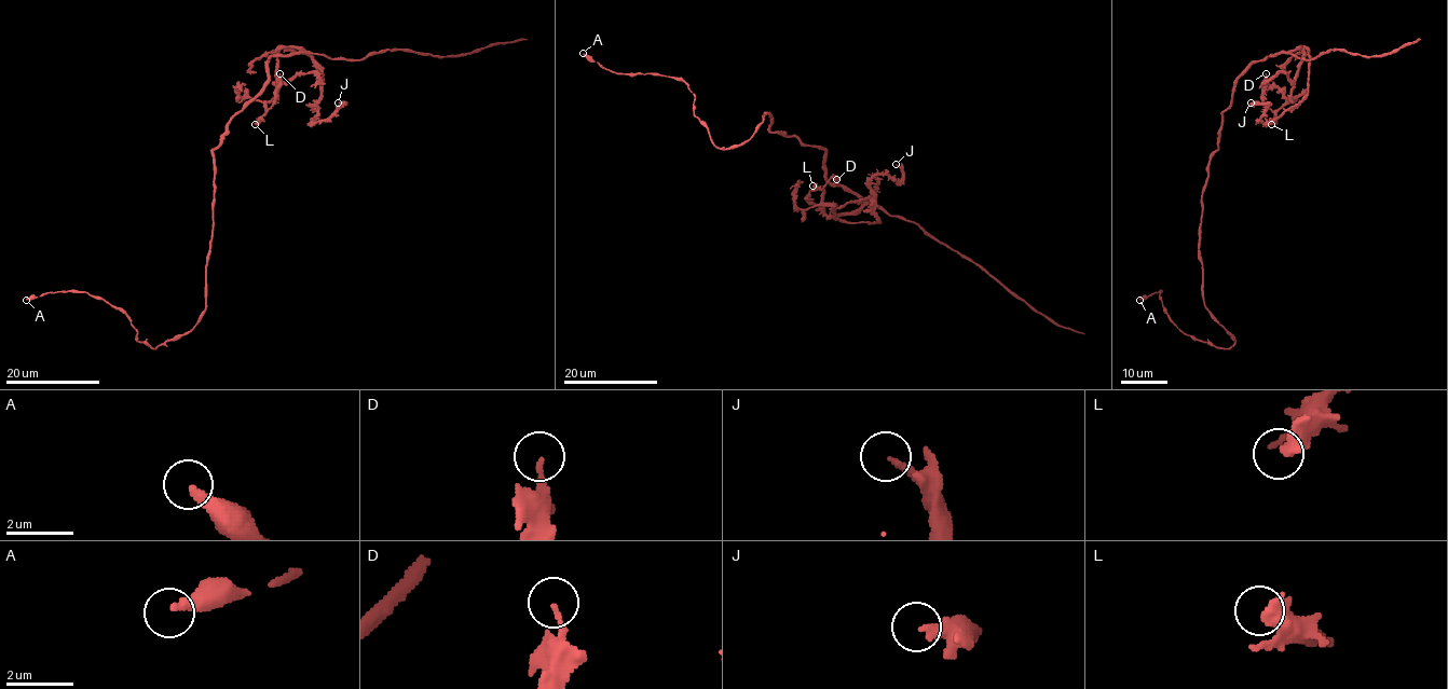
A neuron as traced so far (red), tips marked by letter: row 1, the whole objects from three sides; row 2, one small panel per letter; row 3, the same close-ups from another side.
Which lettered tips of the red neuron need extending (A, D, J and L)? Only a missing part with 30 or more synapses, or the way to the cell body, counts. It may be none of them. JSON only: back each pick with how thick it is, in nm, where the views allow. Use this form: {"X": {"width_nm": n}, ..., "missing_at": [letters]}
{"missing_at": []}

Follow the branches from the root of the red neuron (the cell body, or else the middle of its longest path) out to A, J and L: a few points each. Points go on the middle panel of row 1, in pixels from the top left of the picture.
A: (772, 132), (768, 112), (748, 139), (720, 149), (694, 114), (694, 94), (681, 80), (610, 72), (583, 53)
J: (772, 132), (824, 150), (861, 202), (850, 222), (878, 222), (871, 179), (896, 164)
L: (772, 132), (822, 149), (824, 176), (861, 205), (835, 217), (813, 185)

